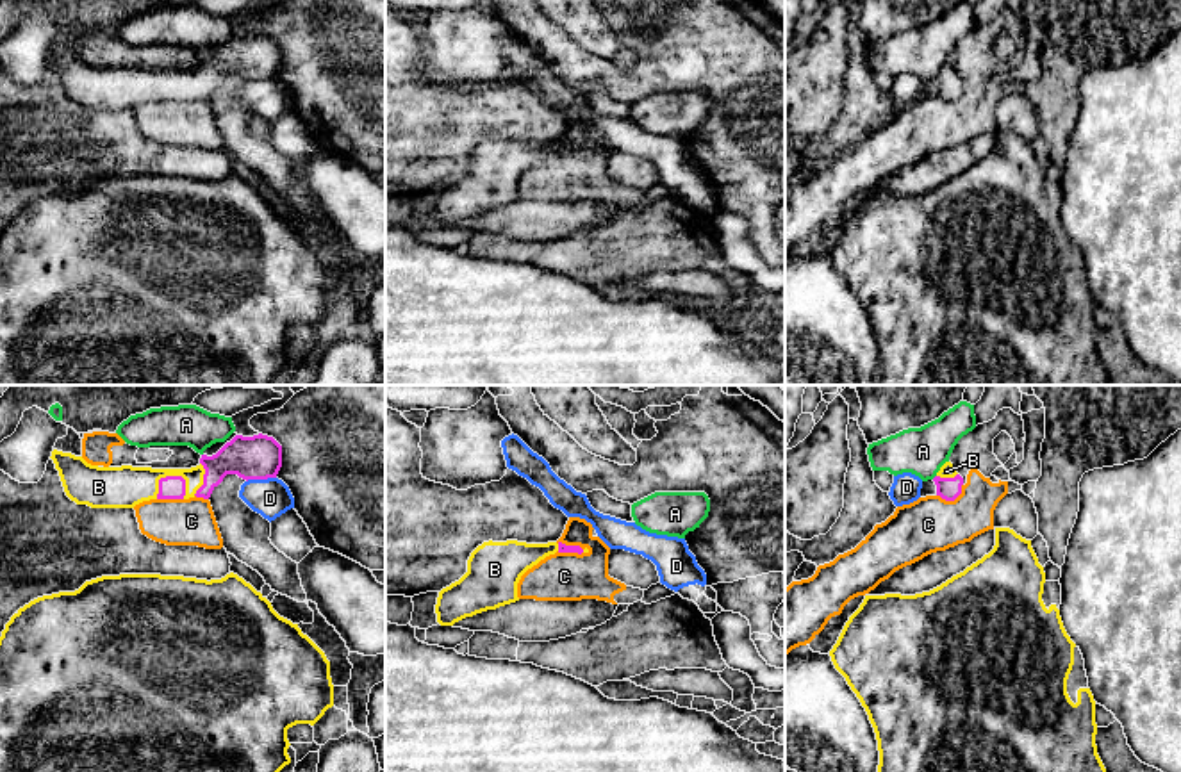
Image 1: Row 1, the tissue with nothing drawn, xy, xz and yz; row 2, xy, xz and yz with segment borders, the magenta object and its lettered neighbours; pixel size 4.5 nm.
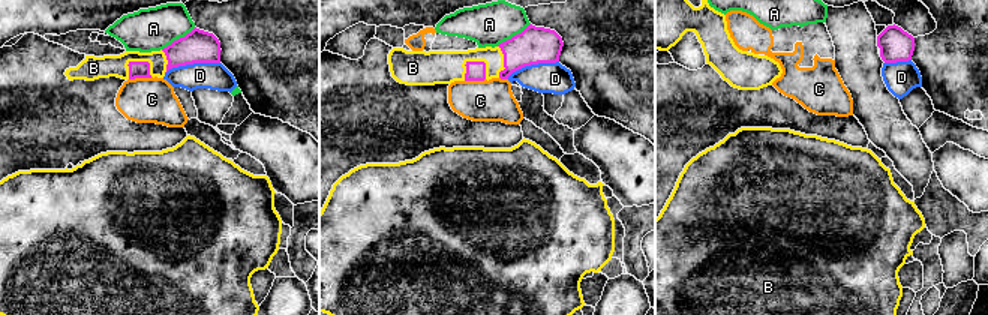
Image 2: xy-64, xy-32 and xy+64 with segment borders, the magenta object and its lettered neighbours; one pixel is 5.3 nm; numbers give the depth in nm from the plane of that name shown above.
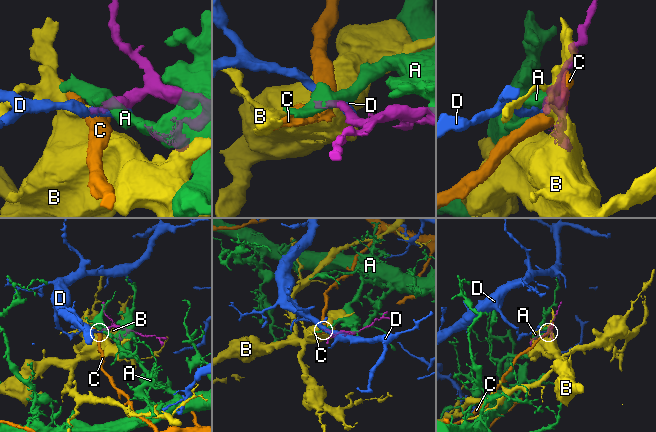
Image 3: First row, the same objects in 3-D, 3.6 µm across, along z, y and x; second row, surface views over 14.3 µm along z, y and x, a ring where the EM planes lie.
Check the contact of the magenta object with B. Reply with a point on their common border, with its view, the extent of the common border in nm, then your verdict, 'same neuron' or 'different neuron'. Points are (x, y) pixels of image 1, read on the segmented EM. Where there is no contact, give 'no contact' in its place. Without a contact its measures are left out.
meets magenta in xy at (163, 478); contact 170 nm long; same neuron

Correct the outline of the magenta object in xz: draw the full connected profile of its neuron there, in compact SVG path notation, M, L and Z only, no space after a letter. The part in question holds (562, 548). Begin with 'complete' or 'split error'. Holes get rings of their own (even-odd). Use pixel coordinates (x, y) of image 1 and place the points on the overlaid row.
split error; M483 542L471 553L467 572L439 592L435 604L437 622L453 626L466 617L519 601L517 583L521 576L557 551L589 553L587 547L582 549L562 542Z

